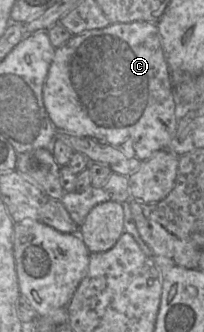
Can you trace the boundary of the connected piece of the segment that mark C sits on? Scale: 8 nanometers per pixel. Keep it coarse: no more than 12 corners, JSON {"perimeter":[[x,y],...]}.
{"perimeter":[[111,23],[55,49],[57,130],[140,161],[184,110],[157,24]]}

